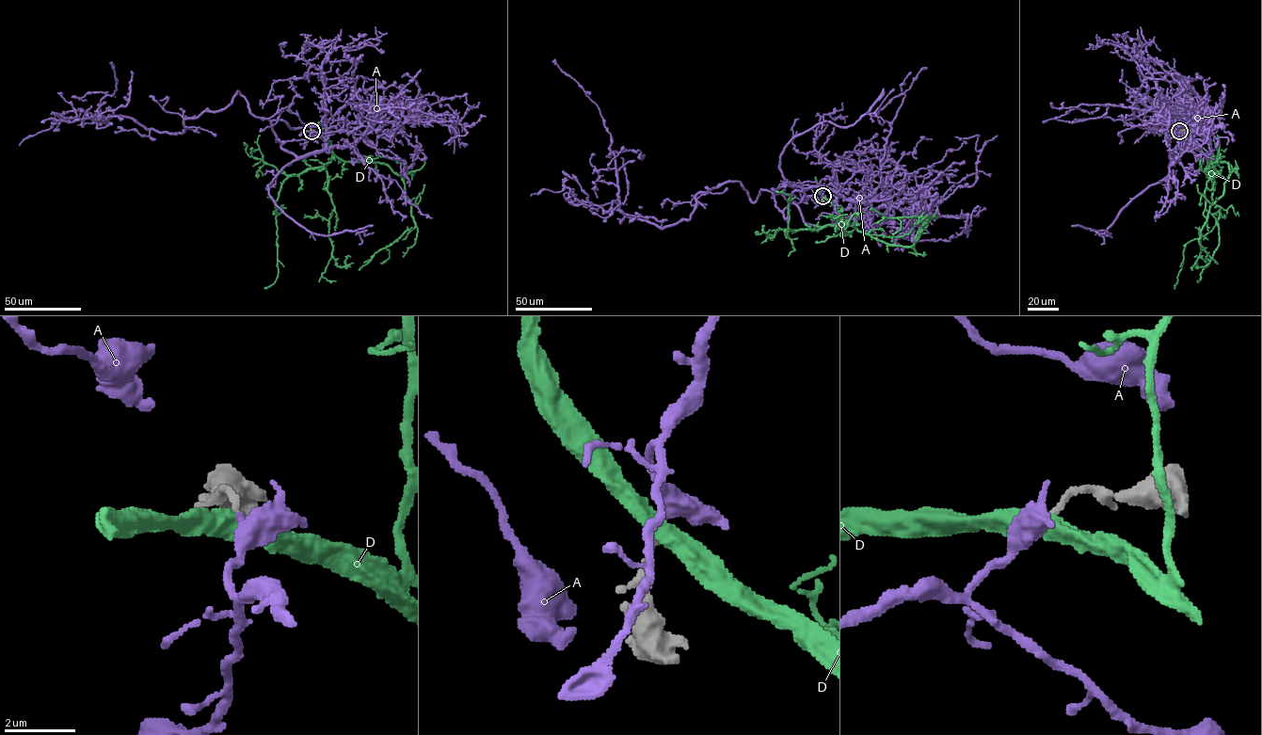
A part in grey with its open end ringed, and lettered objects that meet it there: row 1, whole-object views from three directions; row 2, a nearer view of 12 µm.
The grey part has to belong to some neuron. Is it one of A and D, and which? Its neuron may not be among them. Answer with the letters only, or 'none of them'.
A

